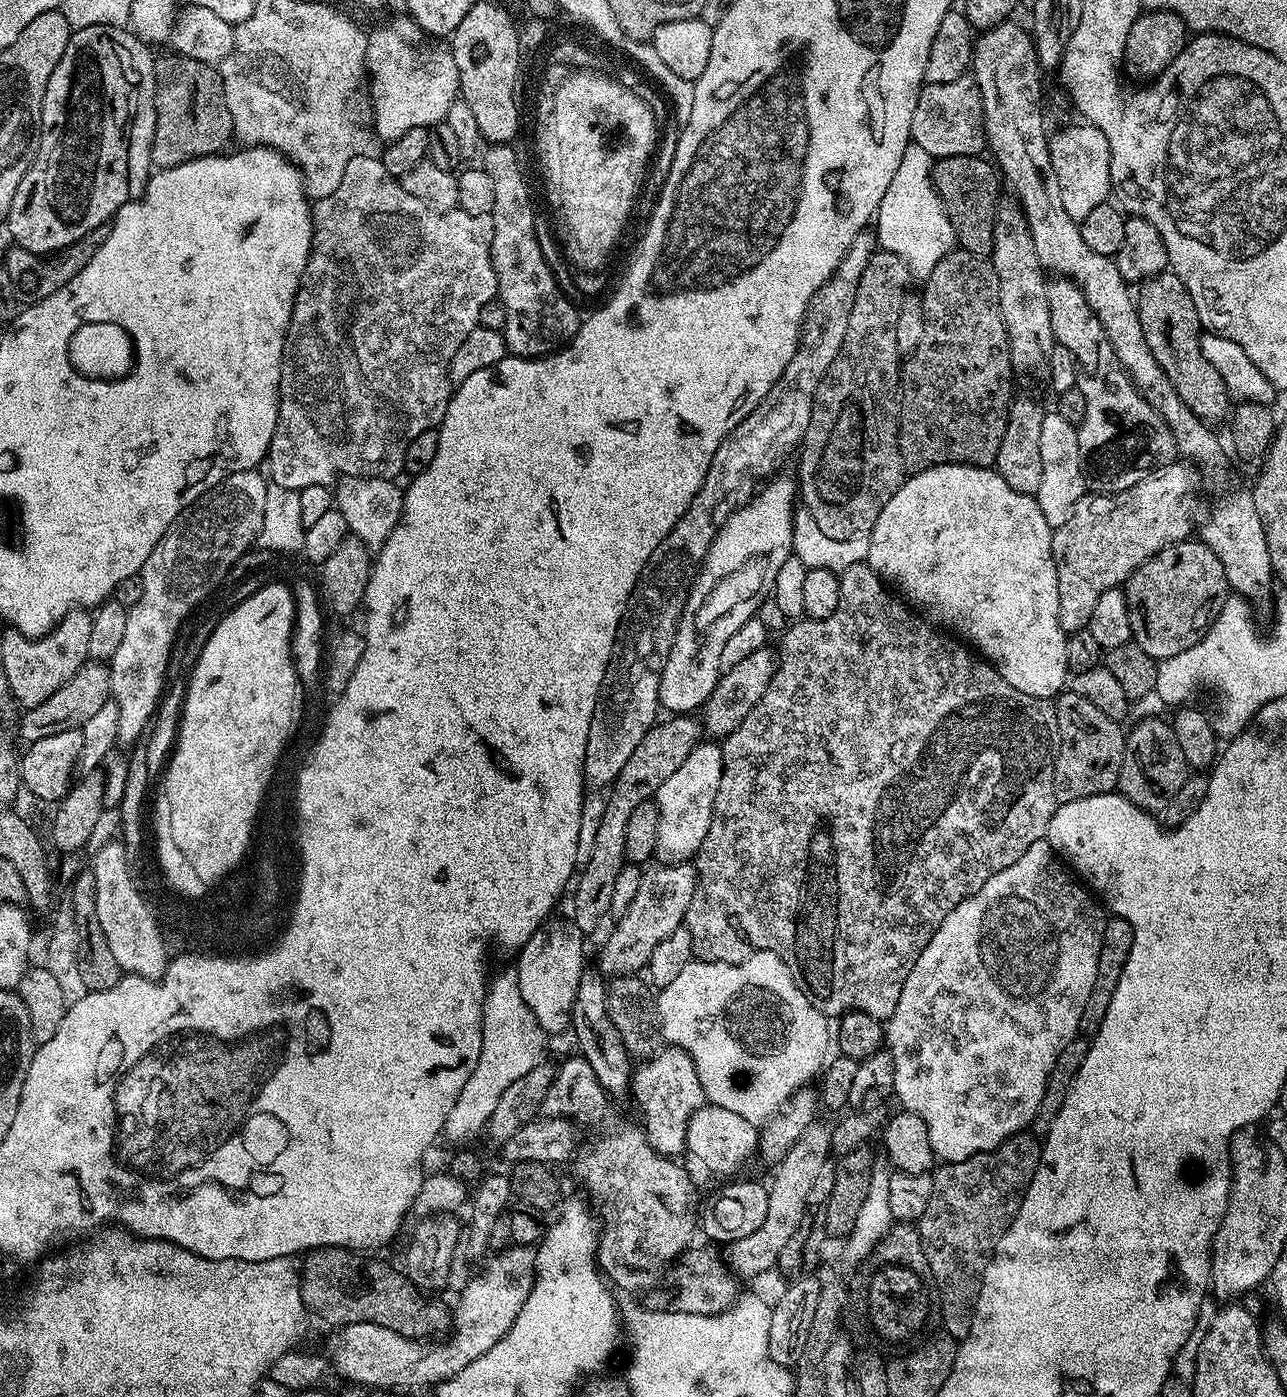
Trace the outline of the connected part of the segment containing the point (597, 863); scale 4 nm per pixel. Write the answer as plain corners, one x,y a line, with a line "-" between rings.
672,714
667,718
669,720
661,719
653,724
646,738
638,742
634,754
630,754
626,766
622,766
618,778
610,786
606,796
606,810
602,814
602,822
598,825
598,835
594,841
594,854
583,861
575,877
576,893
572,896
570,920
585,934
591,934
603,922
604,916
607,917
610,913
614,881
626,863
626,830
630,826
630,814
638,810
641,802
653,799
662,782
666,782
666,778
670,778
670,774
674,774
674,770
678,770
678,766
682,766
682,762
690,758
690,750
701,743
702,724
695,715

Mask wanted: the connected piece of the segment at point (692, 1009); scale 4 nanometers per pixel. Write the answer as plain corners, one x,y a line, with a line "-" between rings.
753,951
748,955
752,956
737,964
694,958
670,986
659,989
655,1001
663,1039
671,1047
690,1054
698,1070
698,1082
702,1082
705,1101
739,1114
746,1122
763,1126
779,1113
795,1092
809,1087
812,1079
821,1075
829,1055
830,1020
810,1002
788,964
782,962
778,954

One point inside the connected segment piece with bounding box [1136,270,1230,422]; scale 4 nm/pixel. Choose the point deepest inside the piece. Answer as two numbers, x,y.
1169,318

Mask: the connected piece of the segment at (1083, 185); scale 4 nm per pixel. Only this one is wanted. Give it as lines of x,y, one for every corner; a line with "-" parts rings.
1079,123
1073,128
1062,129
1057,136
1055,133
1048,142
1050,162
1058,174
1058,190
1062,190
1062,202
1066,206
1066,214
1070,214
1070,218
1077,222
1084,220
1086,214
1090,214
1090,210
1094,210
1094,206
1102,206
1106,203
1114,188
1110,178
1112,155
1110,154
1110,142
1106,142
1106,134
1102,134
1102,130
1098,130
1090,123

